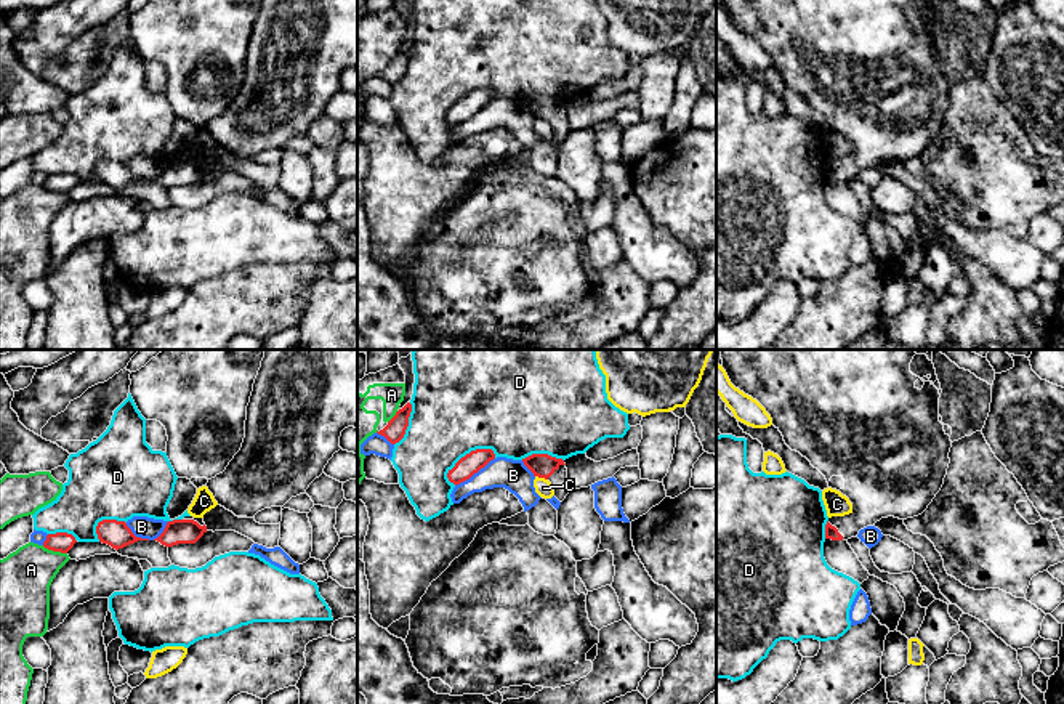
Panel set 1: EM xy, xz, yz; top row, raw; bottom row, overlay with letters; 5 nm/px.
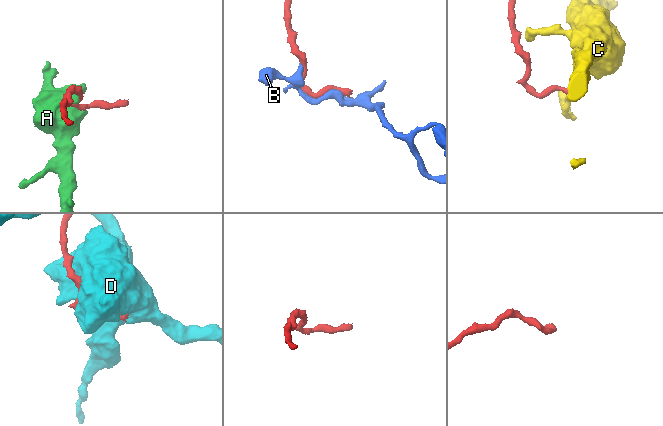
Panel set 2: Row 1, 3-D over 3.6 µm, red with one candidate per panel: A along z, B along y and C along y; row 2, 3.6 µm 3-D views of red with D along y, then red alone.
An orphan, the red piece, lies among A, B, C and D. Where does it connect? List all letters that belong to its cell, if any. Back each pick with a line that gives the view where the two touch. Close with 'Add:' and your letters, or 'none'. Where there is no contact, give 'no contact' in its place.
Add: none

